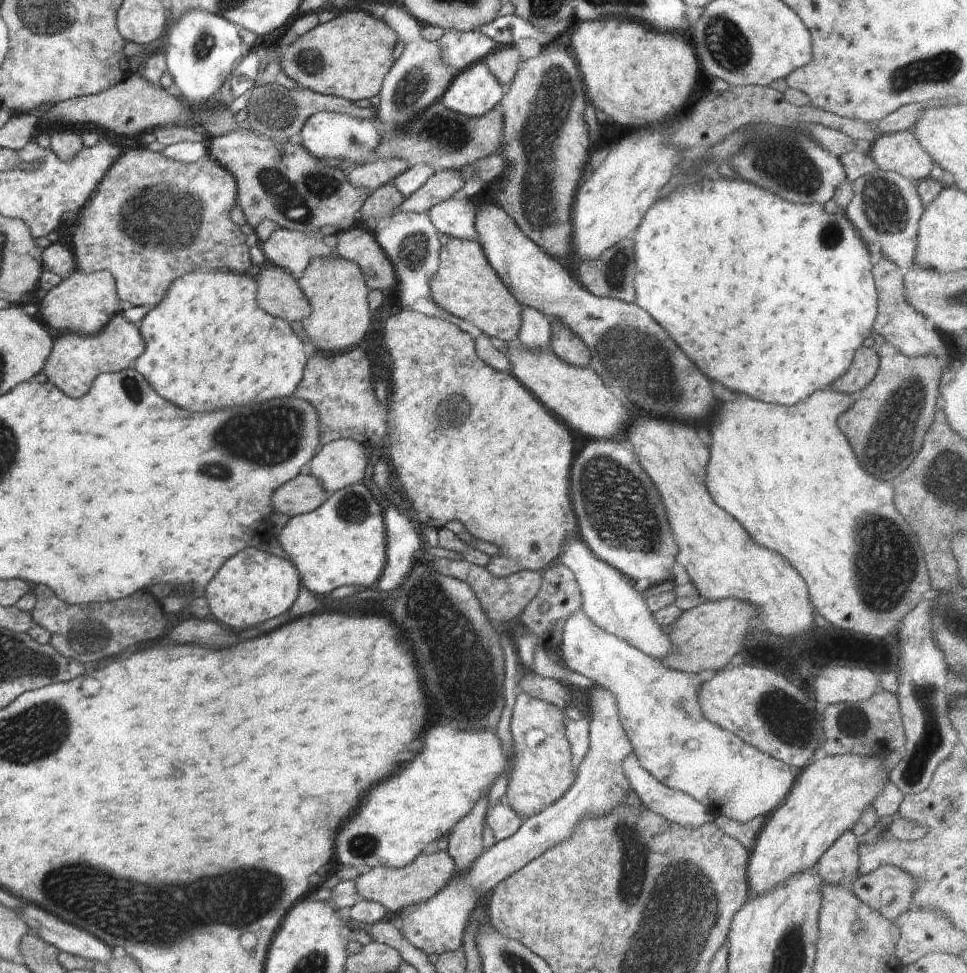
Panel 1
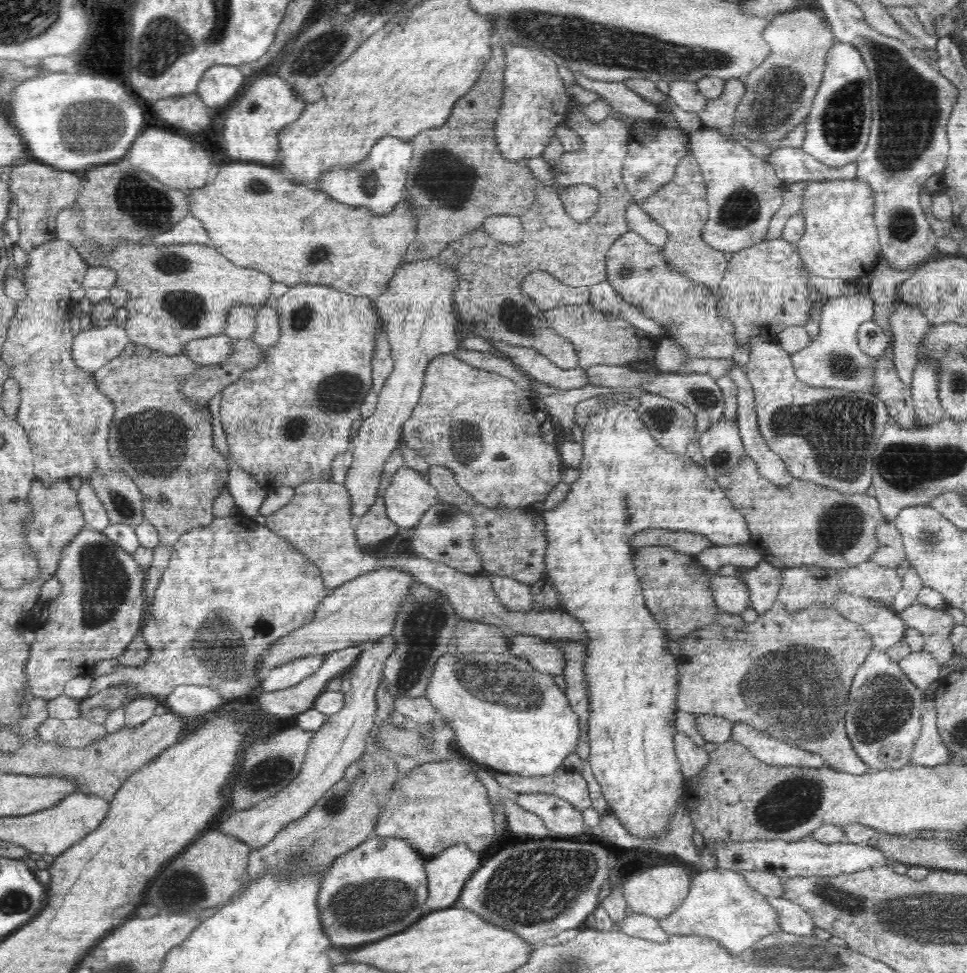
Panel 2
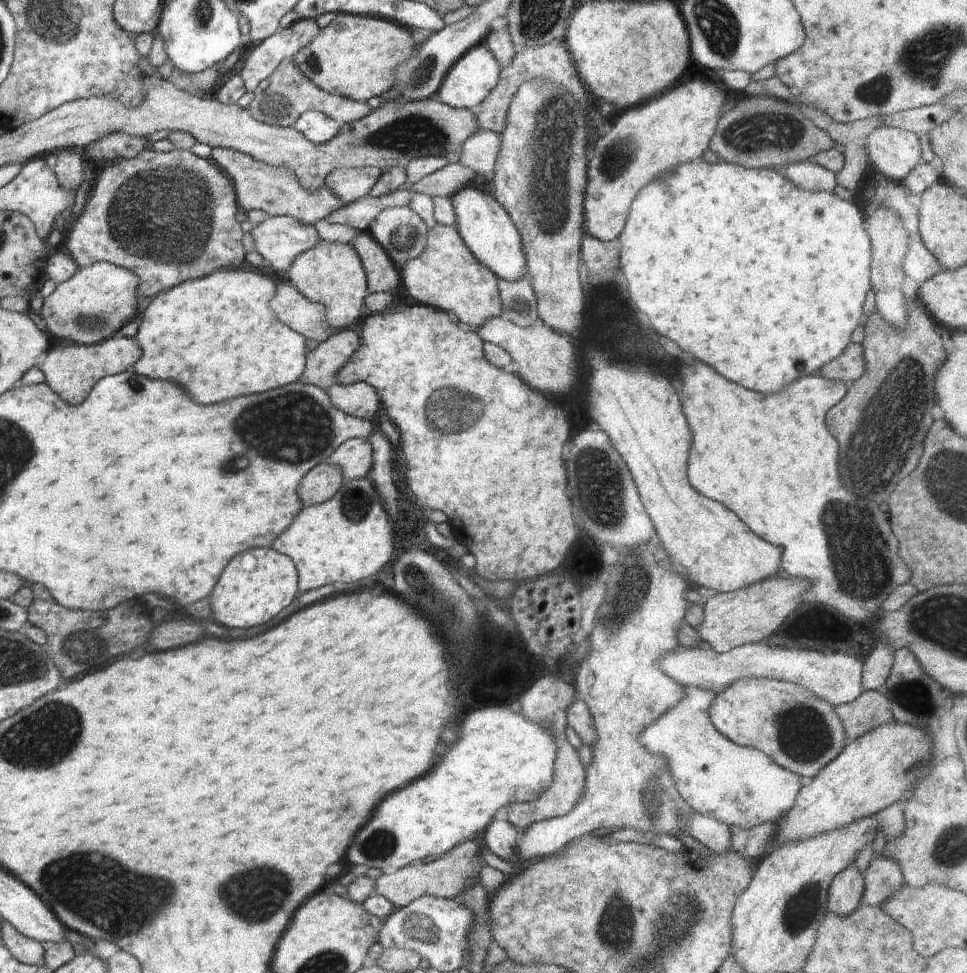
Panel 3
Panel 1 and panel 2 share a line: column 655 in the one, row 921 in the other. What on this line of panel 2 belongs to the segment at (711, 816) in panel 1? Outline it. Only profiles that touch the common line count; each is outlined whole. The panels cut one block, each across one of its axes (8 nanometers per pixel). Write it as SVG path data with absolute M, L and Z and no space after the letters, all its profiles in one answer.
M767 897L770 906L778 915L778 924L782 931L790 934L810 936L814 935L816 927L812 917L806 914L798 904L782 897Z

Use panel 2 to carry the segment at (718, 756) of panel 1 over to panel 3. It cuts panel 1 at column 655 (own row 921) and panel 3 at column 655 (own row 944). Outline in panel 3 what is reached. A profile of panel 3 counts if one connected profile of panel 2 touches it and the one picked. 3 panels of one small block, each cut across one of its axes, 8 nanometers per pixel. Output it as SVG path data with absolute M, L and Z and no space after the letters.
M683 687L684 696L655 723L648 725L639 740L649 751L663 754L668 759L671 775L679 795L698 813L715 818L718 822L738 829L751 829L759 824L778 824L794 806L796 797L805 782L799 775L778 766L762 751L727 739L712 724L709 708L716 694L698 687Z

